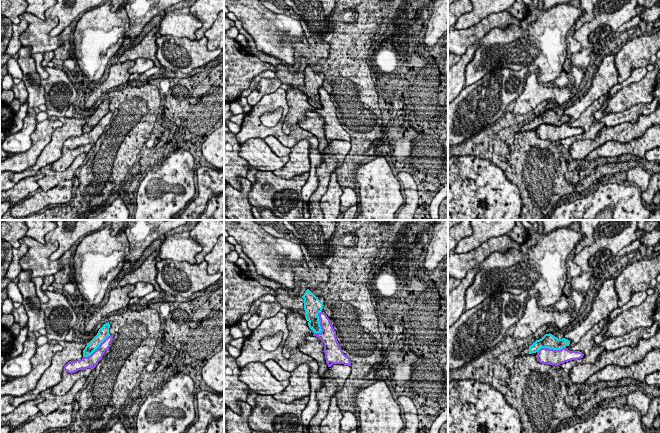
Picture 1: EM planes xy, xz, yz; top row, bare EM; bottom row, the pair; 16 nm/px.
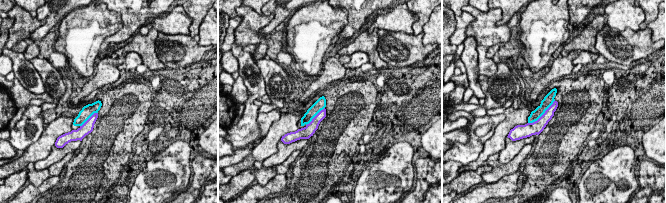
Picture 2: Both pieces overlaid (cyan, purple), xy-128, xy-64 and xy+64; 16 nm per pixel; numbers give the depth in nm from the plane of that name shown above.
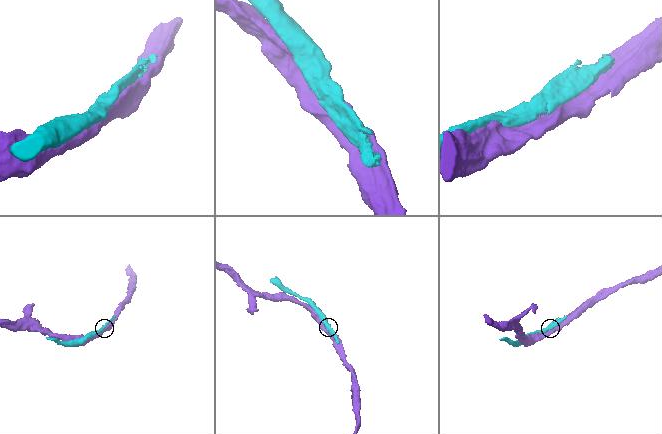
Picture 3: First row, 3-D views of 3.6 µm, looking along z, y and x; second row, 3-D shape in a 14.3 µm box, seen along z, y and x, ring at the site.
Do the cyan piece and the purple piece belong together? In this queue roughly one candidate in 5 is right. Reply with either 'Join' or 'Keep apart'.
Keep apart

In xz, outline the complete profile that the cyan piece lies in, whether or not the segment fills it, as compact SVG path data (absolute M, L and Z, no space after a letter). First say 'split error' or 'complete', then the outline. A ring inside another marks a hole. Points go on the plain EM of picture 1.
complete | M309 65L305 67L302 74L304 75L305 94L308 97L309 104L314 109L321 109L318 90L323 85L323 79Z

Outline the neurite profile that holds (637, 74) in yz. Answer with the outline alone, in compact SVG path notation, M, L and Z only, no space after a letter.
M645 67L643 68L636 68L631 72L631 75L629 78L627 78L625 81L623 81L621 84L617 84L613 86L609 92L608 95L610 97L613 97L619 90L624 88L625 86L633 83L633 82L639 82L646 74L647 74L647 69Z

